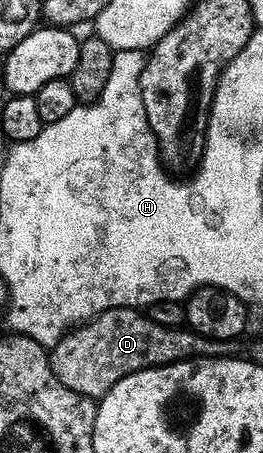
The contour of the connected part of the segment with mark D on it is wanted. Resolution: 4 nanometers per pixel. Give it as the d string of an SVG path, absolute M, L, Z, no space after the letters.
M115 307L87 320L64 334L51 348L52 368L74 393L99 401L122 377L147 367L161 367L179 359L218 359L229 354L227 342L200 335L187 326L167 327L152 321L134 307Z

